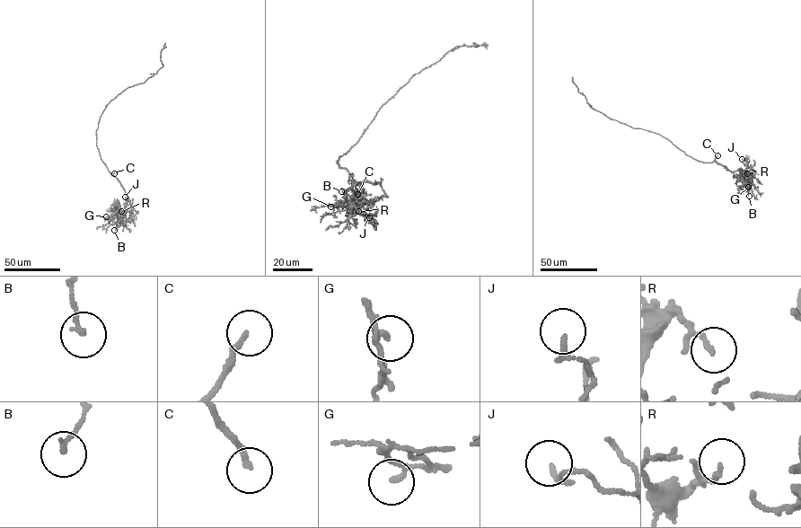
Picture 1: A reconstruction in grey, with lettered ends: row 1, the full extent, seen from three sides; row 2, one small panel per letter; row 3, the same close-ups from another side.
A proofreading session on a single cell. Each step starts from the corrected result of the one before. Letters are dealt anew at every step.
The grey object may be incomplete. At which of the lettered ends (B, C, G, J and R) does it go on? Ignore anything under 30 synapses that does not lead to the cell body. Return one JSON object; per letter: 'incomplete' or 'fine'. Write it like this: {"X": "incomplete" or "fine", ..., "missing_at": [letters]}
{"B": "fine", "C": "incomplete", "G": "fine", "J": "fine", "R": "fine", "missing_at": ["C"]}

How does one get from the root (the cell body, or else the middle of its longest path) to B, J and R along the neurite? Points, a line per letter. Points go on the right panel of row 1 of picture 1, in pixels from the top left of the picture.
B: (681, 150), (698, 161), (710, 162), (714, 160), (732, 171), (740, 168), (747, 178), (749, 196)
J: (681, 150), (698, 161), (714, 160), (732, 171), (740, 168), (752, 177), (747, 162), (742, 159)
R: (681, 150), (698, 161), (710, 162), (714, 160), (732, 171), (740, 168), (747, 179), (747, 173)

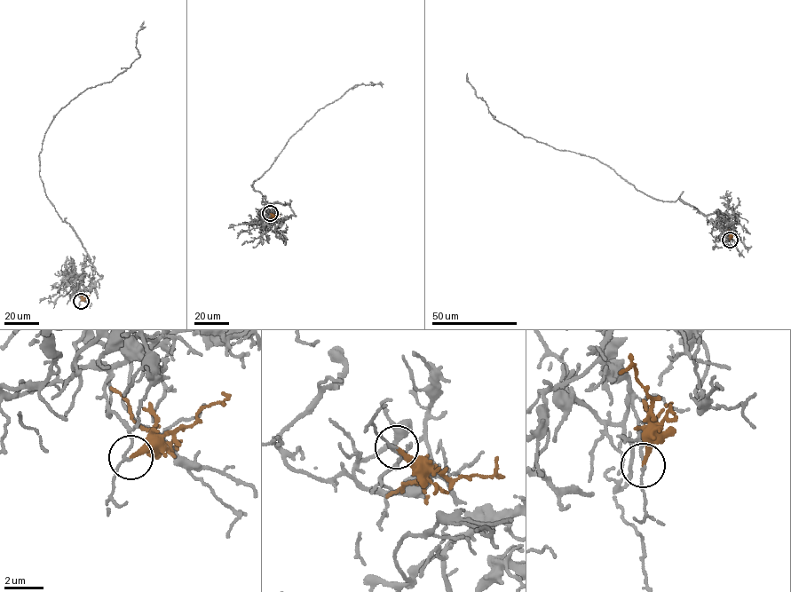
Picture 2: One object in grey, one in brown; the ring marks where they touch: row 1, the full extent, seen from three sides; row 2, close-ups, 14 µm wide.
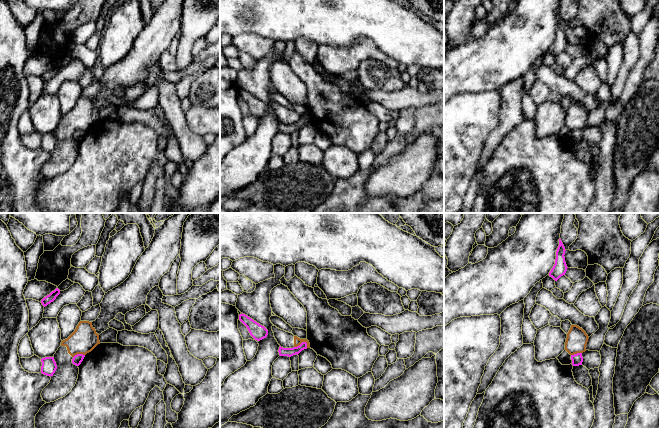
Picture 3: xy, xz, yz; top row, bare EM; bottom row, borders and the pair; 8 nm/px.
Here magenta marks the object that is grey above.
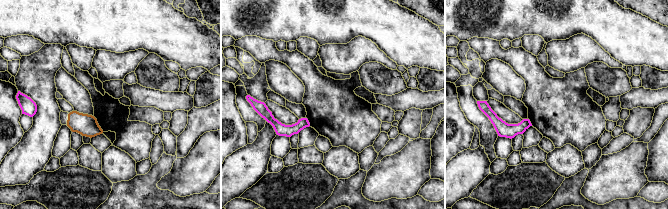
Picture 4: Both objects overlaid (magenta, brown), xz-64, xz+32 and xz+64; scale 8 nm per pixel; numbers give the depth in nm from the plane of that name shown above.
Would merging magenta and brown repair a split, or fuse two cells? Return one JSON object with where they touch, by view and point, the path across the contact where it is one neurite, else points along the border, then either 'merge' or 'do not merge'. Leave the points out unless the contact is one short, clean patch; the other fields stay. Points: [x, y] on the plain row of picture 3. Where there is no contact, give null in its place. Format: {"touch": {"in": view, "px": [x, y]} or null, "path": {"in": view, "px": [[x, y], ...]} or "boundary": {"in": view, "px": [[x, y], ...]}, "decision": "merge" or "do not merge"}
{"touch": {"in": "xz", "px": [301, 119]}, "boundary": {"in": "xz", "px": [[307, 119], [301, 118], [294, 123]]}, "decision": "do not merge"}

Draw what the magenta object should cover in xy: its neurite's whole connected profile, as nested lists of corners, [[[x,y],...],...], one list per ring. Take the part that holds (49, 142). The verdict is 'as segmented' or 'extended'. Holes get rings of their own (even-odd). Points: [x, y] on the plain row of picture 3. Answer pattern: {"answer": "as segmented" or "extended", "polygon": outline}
{"answer": "as segmented", "polygon": [[[45,133],[41,135],[42,142],[41,142],[41,149],[47,152],[53,152],[57,145],[56,138],[54,133]]]}

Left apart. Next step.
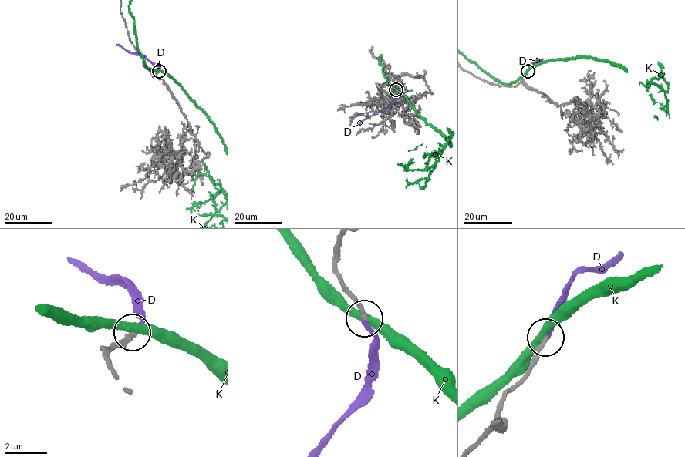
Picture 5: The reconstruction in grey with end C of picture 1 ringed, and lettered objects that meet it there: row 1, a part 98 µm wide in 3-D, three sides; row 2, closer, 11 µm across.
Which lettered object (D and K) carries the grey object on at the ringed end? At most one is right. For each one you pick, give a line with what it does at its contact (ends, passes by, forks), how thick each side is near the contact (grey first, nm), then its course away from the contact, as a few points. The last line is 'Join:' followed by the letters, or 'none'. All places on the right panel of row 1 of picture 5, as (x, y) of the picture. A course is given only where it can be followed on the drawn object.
D: It ends there. Thickness 200 nm (grey) against 190 nm. Its course: (528, 71), (537, 58), (539, 62), (542, 59)
Join: D

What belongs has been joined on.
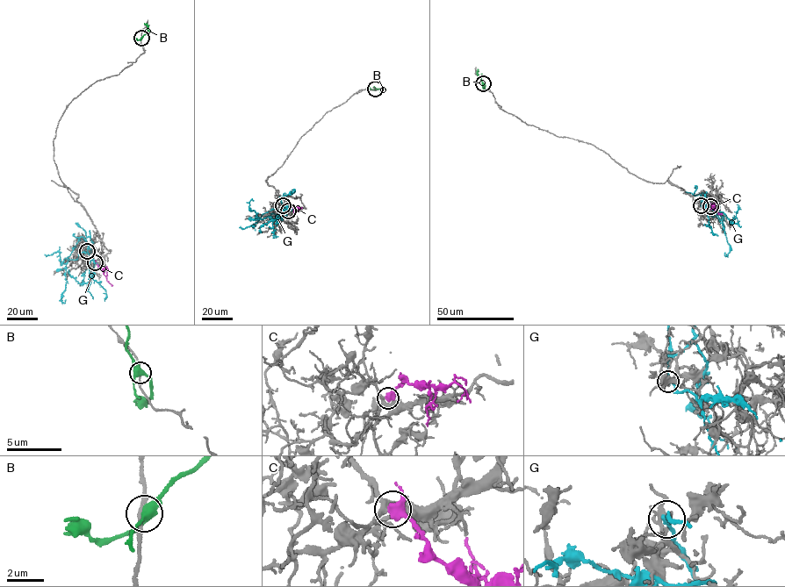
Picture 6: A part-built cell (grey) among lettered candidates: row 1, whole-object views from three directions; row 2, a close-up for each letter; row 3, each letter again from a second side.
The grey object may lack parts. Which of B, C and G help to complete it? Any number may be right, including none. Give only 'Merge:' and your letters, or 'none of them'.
Merge: C

